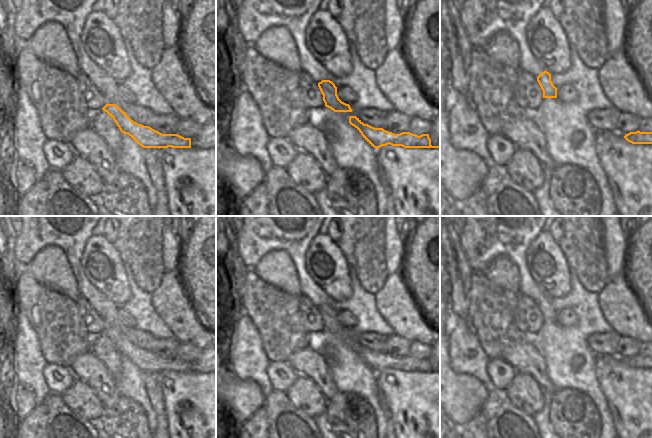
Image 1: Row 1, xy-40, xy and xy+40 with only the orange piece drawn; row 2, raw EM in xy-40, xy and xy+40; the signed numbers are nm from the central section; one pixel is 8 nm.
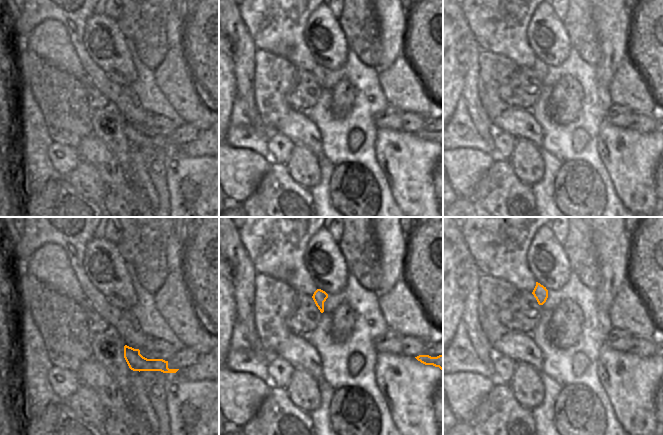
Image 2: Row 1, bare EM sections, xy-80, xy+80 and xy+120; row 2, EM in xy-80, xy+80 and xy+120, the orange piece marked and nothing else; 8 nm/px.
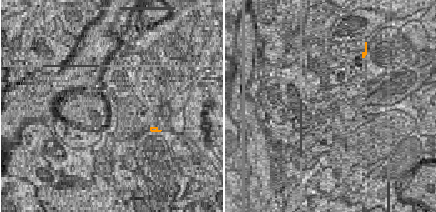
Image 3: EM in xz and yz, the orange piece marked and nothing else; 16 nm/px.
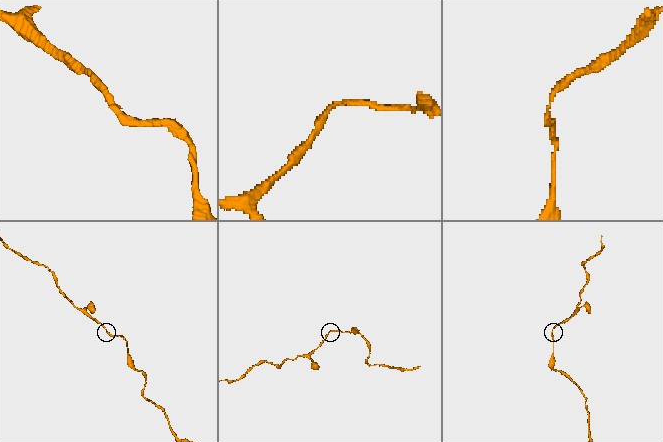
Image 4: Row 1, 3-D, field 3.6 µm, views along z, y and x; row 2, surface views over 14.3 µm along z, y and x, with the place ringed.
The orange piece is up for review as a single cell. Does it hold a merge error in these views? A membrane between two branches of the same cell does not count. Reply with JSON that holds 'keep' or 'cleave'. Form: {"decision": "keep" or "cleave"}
{"decision": "keep"}

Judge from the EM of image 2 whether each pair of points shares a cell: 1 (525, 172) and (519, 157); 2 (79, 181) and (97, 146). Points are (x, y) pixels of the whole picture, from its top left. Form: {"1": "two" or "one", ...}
{"1": "one", "2": "two"}

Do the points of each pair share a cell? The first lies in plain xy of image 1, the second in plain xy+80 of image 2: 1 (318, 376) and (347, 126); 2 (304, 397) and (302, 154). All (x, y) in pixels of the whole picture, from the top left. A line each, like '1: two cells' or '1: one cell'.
1: two cells
2: one cell

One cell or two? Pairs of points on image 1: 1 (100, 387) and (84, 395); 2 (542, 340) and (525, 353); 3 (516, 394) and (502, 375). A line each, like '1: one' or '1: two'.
1: two
2: two
3: two

